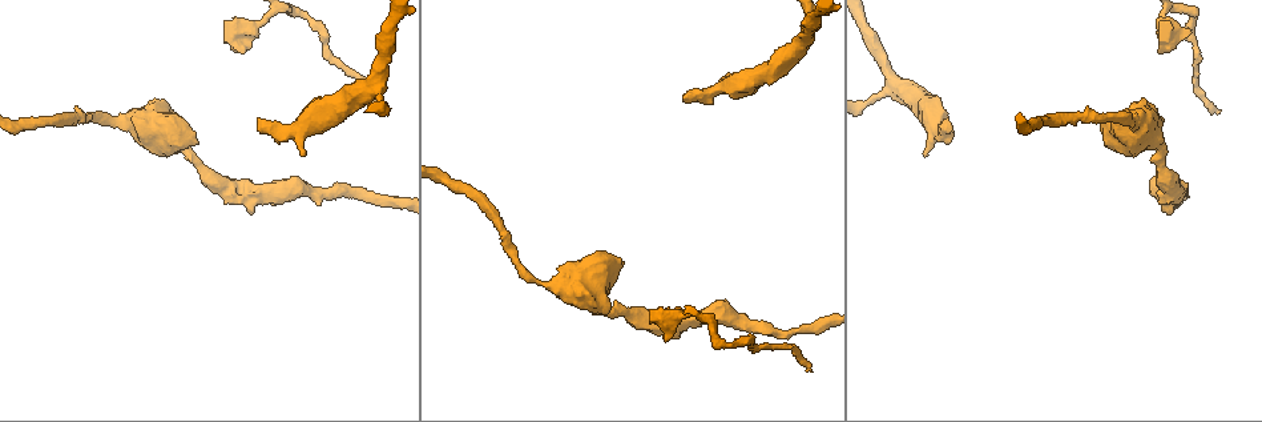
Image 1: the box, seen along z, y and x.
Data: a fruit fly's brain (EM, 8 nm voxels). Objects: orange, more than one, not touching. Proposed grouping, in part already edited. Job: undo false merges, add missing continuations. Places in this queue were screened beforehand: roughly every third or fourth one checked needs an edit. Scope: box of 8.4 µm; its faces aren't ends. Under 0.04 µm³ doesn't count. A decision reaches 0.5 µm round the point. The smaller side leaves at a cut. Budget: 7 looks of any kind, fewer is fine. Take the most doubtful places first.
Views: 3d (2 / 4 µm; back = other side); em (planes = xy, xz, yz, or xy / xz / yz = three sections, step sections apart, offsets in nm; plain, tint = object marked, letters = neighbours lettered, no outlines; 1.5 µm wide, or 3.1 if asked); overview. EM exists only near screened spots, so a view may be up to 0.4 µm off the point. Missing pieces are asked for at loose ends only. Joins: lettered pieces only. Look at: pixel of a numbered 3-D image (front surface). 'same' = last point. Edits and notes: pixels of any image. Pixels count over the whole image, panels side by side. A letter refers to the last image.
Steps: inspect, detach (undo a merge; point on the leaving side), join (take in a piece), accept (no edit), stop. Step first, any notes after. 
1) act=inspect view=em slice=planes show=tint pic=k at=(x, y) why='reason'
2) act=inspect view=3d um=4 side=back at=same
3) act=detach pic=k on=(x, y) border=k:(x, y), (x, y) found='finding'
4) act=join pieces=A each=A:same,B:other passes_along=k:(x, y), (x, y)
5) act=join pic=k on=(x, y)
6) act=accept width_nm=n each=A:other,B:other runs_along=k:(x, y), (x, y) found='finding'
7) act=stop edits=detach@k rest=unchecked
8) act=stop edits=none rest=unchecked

act=inspect view=em slice=planes show=letters pic=1 at=(241, 50) why='an open end'

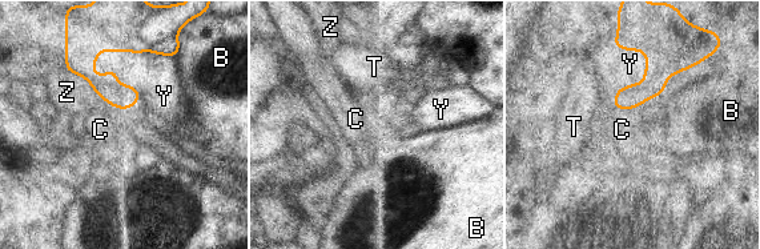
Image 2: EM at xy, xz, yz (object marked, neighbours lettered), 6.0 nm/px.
act=accept each=B:other,C:other,T:other,Y:other,Z:other border=2:(714, 53), (674, 73), (635, 109) found='no lettered piece goes on from it'

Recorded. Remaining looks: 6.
act=inspect view=em slice=xz step=8 show=letters pic=1 at=(1220, 112) why='tapers out'

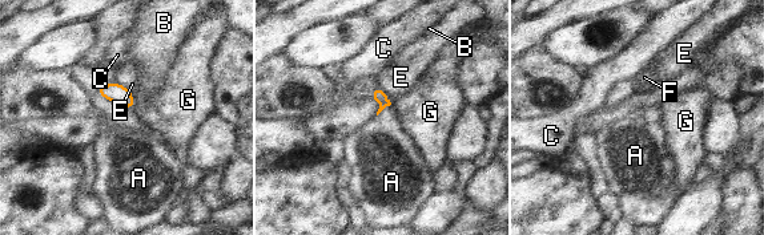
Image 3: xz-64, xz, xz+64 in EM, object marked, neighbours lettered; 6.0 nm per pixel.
act=inspect view=em slice=planes show=letters at=same

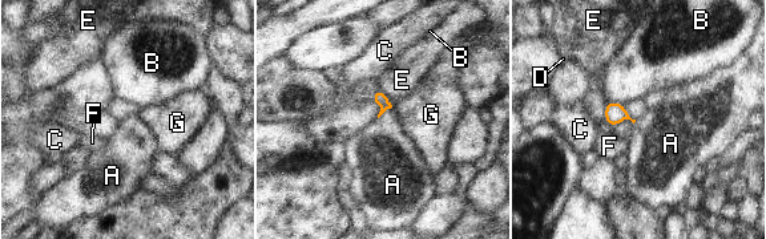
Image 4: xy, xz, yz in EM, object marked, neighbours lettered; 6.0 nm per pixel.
act=join pieces=A width_nm=80 each=A:same,B:other,C:other,D:other,E:other,F:other,G:other passes_along=4:(378, 97), (384, 110), (383, 152) found='it goes on there'

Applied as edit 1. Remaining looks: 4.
act=inspect view=3d um=2 pic=1 at=(1167, 177) why='calibre changes'

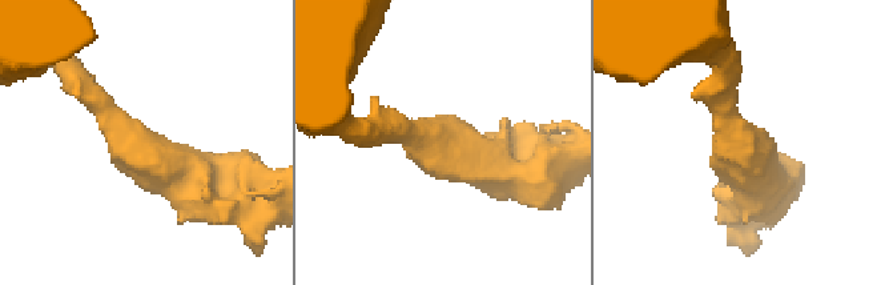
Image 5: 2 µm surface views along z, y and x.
act=inspect view=em slice=planes show=letters pic=5 at=(439, 142) arm_widths_nm=180,380 why='now the EM'

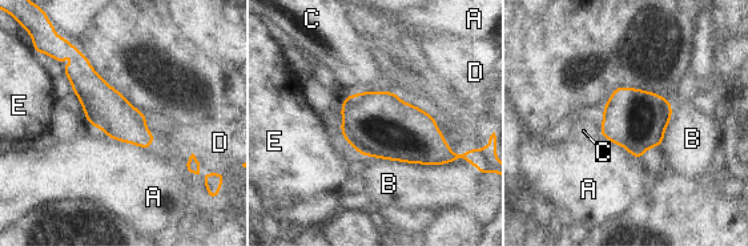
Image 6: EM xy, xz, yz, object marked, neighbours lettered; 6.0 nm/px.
act=accept longest_contact=B:600nm each=A:other,B:other,C:other,D:other,E:other runs_along=6:(73, 59), (85, 83), (147, 145) found='all the same cell'

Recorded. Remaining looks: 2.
act=stop edits=join@4 rest=unchecked

